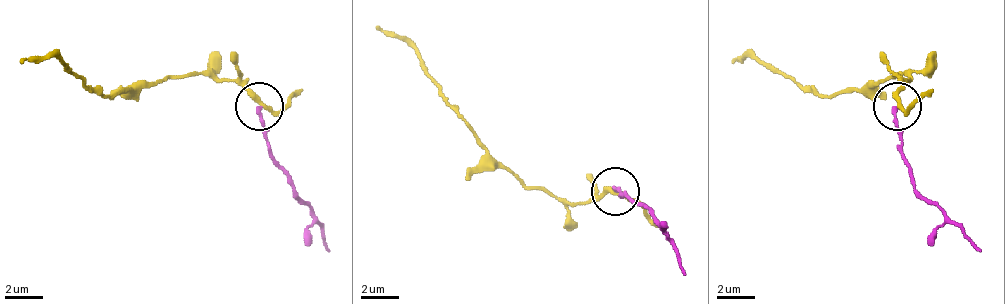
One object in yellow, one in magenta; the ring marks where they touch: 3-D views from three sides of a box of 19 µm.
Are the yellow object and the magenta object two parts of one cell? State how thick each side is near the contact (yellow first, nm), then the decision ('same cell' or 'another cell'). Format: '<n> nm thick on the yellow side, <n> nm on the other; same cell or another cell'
240 nm thick on the yellow side, 180 nm on the other; another cell

